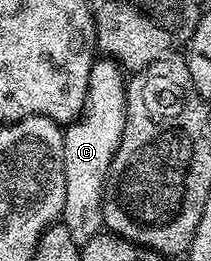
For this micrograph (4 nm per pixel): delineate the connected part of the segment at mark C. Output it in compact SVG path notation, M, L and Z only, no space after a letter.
M109 58L95 59L92 70L88 74L88 90L82 114L71 124L65 125L62 133L64 146L64 206L60 223L68 226L68 234L72 234L72 242L78 245L87 244L90 239L103 231L102 191L108 174L108 166L112 166L112 158L120 146L120 138L124 134L126 121L126 82L127 77L116 61Z

